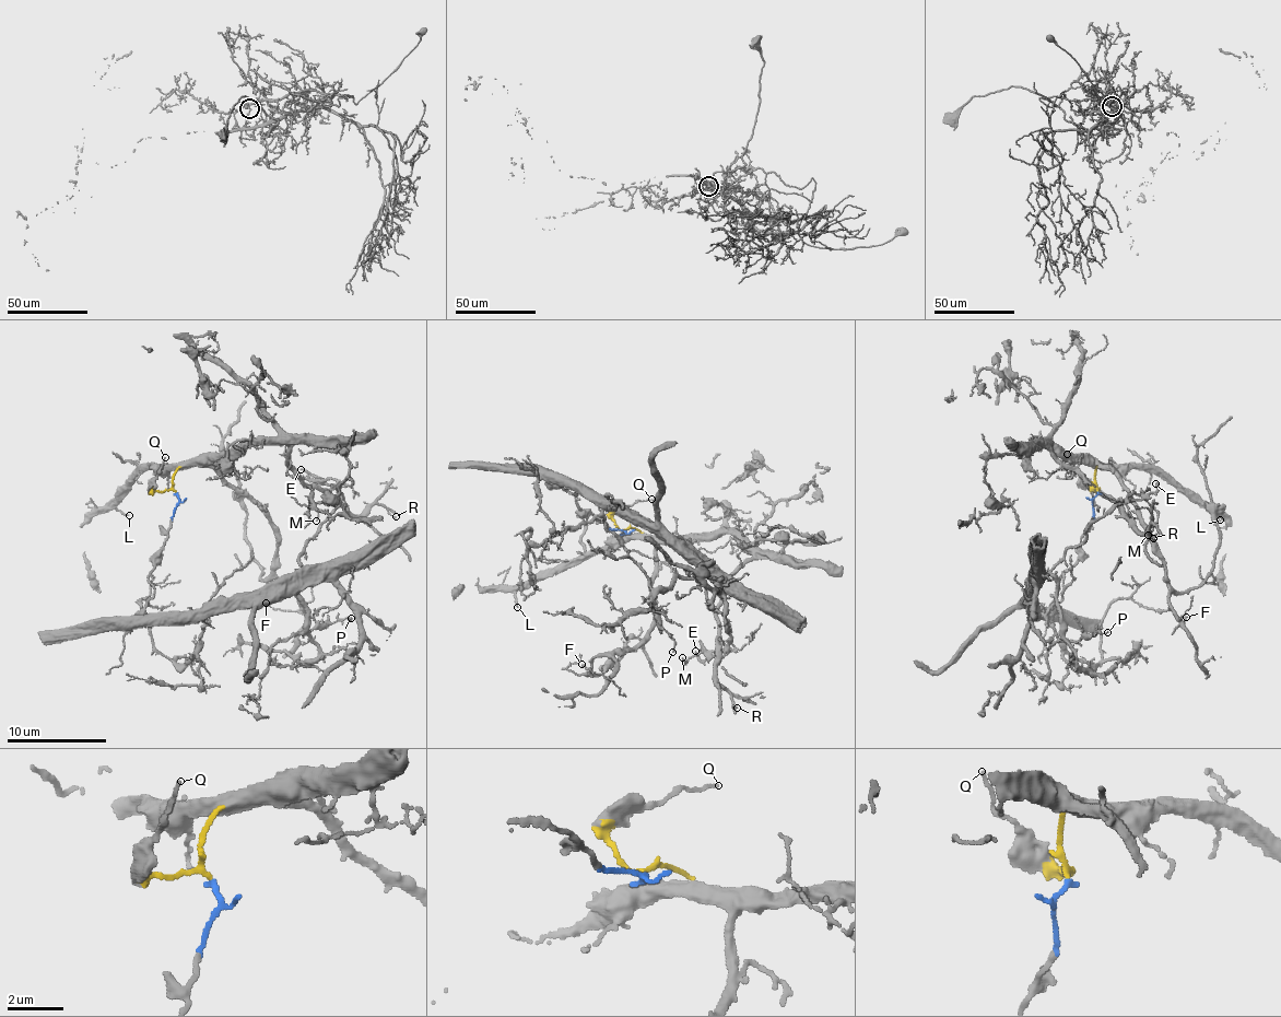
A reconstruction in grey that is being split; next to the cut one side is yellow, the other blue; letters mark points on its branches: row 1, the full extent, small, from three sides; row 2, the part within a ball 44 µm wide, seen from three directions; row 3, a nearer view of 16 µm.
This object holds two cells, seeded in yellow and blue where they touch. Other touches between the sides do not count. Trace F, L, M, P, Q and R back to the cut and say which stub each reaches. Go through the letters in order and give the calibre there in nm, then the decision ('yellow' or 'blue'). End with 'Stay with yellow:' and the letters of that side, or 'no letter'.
F: 110 nm | yellow
L: 150 nm | yellow
M: 110 nm | yellow
P: 110 nm | blue
Q: 100 nm | yellow
R: 110 nm | yellow
Stay with yellow: F, L, M, Q, R

